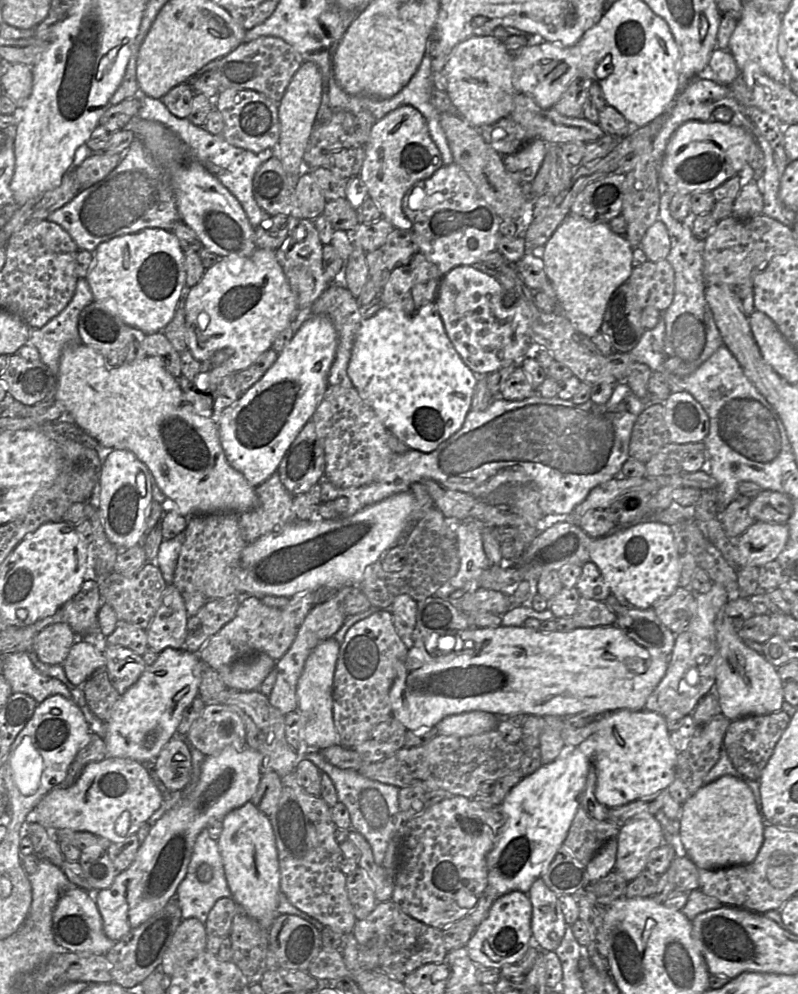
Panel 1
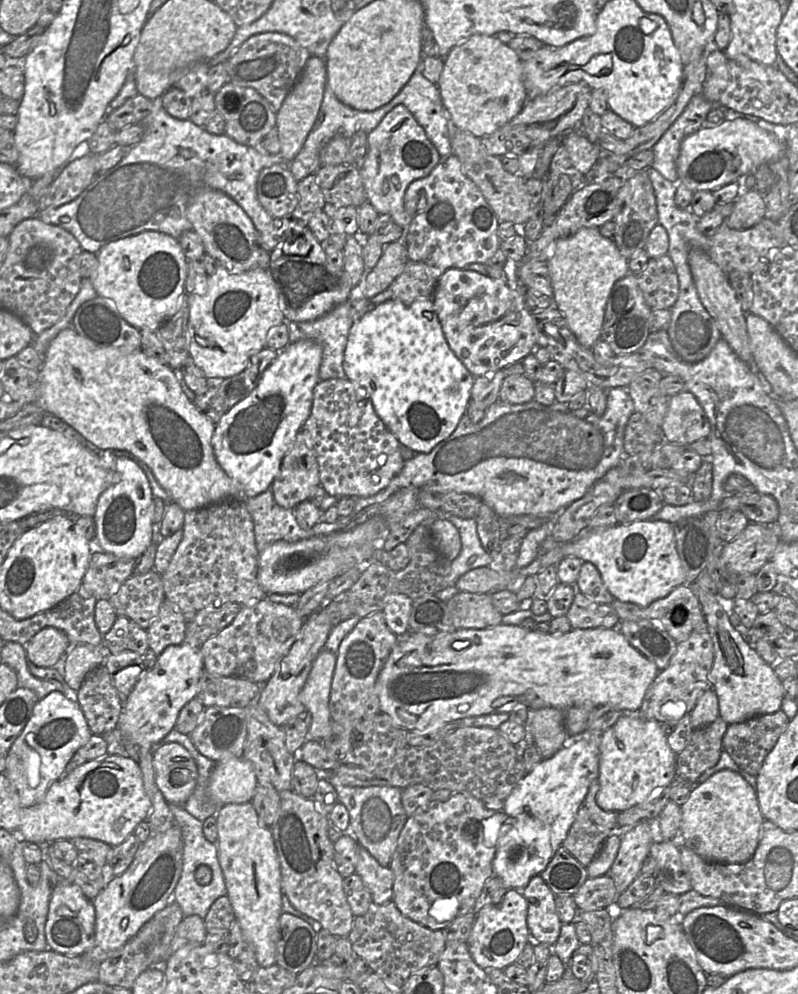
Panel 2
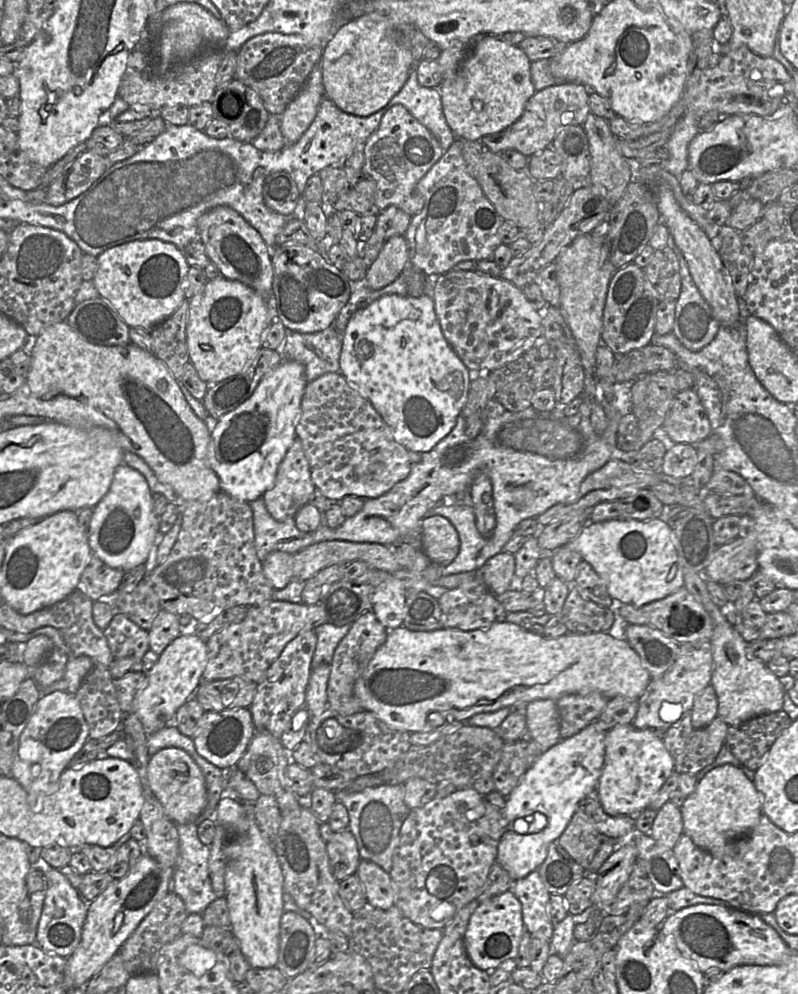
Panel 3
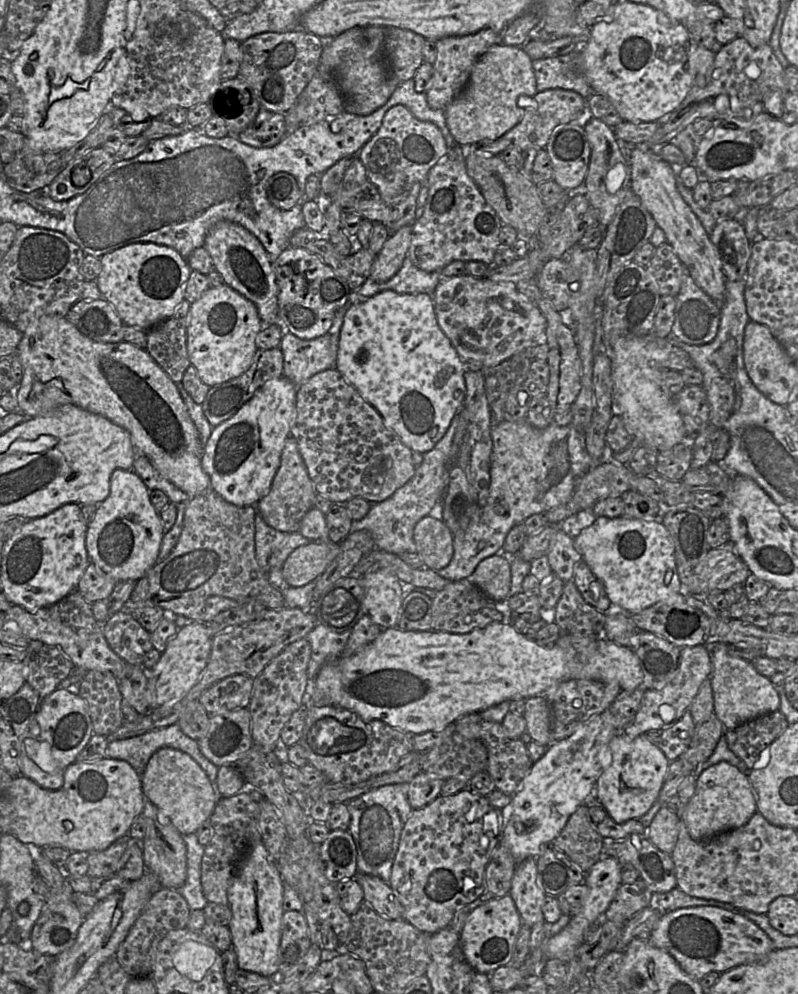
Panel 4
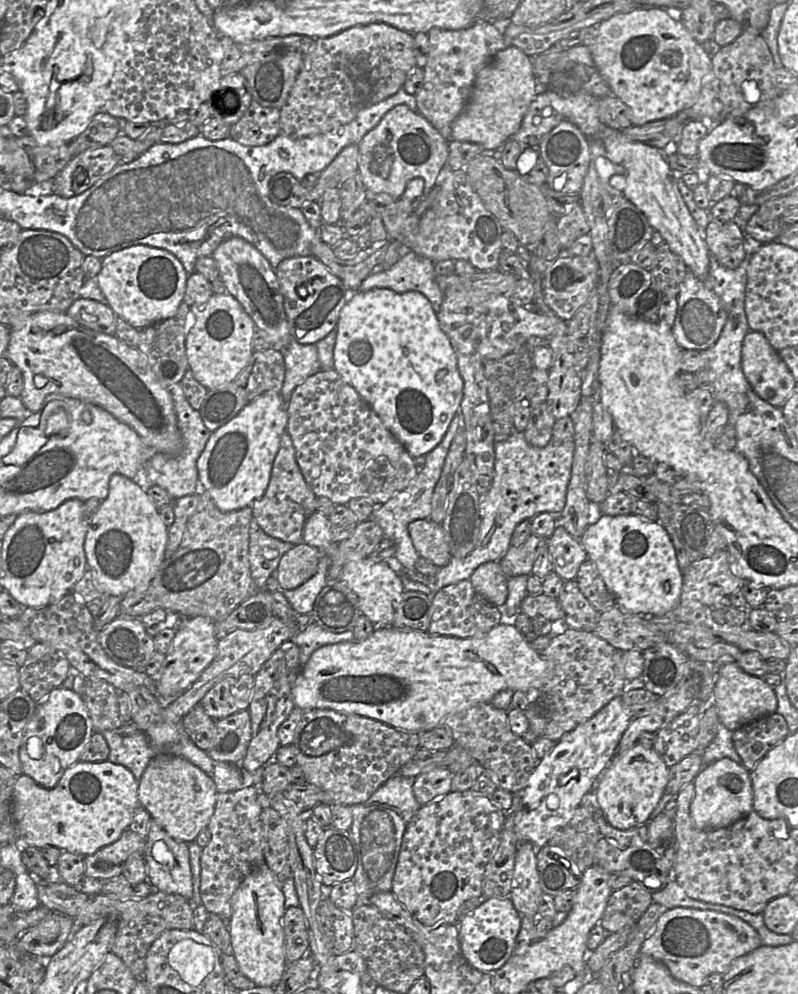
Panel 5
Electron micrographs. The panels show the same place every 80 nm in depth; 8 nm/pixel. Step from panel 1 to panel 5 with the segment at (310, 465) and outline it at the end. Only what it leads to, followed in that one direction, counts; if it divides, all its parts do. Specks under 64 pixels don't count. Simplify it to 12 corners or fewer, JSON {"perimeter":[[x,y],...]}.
{"perimeter":[[285,432],[264,495],[251,505],[269,536],[294,545],[316,511]]}

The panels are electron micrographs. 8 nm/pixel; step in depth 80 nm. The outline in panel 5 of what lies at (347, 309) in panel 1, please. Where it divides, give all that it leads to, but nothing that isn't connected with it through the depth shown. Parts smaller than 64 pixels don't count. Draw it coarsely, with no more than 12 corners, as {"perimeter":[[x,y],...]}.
{"perimeter":[[292,338],[284,350],[280,395],[295,388],[321,369],[316,344]]}

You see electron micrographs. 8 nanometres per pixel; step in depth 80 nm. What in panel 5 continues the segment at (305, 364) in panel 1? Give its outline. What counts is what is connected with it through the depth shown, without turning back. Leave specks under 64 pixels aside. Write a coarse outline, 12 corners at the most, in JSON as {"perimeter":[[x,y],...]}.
{"perimeter":[[264,394],[211,433],[197,461],[220,511],[264,495],[287,422]]}

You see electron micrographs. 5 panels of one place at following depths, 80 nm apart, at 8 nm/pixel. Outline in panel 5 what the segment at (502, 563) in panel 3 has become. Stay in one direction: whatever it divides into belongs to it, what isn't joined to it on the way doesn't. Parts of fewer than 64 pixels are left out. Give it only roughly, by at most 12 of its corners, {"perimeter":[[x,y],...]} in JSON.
{"perimeter":[[499,561],[478,566],[473,588],[495,606],[505,603],[508,580]]}

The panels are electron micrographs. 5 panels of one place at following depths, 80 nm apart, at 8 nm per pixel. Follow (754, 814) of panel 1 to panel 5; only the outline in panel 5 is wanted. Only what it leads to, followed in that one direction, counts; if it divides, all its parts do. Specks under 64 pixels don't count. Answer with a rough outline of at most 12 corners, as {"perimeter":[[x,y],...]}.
{"perimeter":[[730,758],[694,778],[699,830],[730,826],[753,810],[750,772]]}

